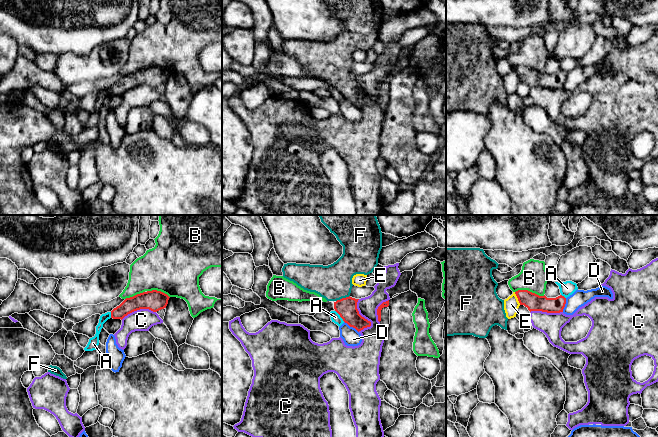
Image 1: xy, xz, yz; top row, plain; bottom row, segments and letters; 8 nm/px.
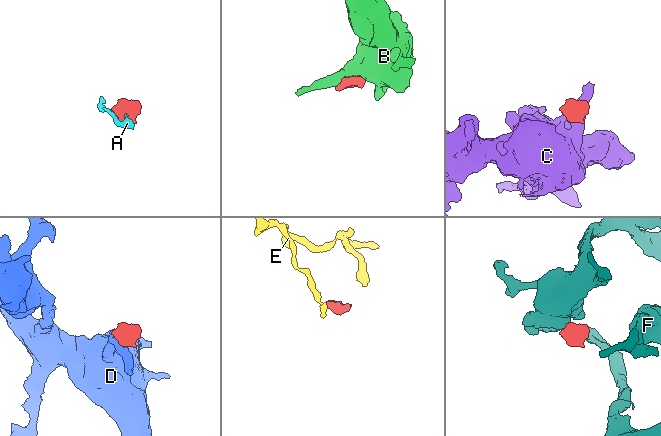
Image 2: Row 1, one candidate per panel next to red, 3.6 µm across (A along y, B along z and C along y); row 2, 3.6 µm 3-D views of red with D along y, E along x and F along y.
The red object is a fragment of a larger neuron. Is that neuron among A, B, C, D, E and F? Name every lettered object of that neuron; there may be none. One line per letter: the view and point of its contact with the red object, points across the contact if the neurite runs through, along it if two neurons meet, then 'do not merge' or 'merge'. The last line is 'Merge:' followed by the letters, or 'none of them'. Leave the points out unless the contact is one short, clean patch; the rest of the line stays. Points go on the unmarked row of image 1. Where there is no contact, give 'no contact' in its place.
A: meets red in xz at (340, 92); border along xz (335, 86), (344, 97); do not merge
B: meets red in yz at (529, 67); do not merge
C: meets red in xz at (363, 93); border along xz (358, 75), (358, 88), (370, 98), (369, 102), (360, 107); do not merge
D: meets red in xz at (351, 102); border along xz (344, 97), (358, 108); do not merge
E: meets red in yz at (517, 73); border along yz (514, 68), (520, 80); do not merge
F: meets red in xz at (342, 74); runs through xz (346, 83), (342, 74), (333, 58); merge
Merge: F

